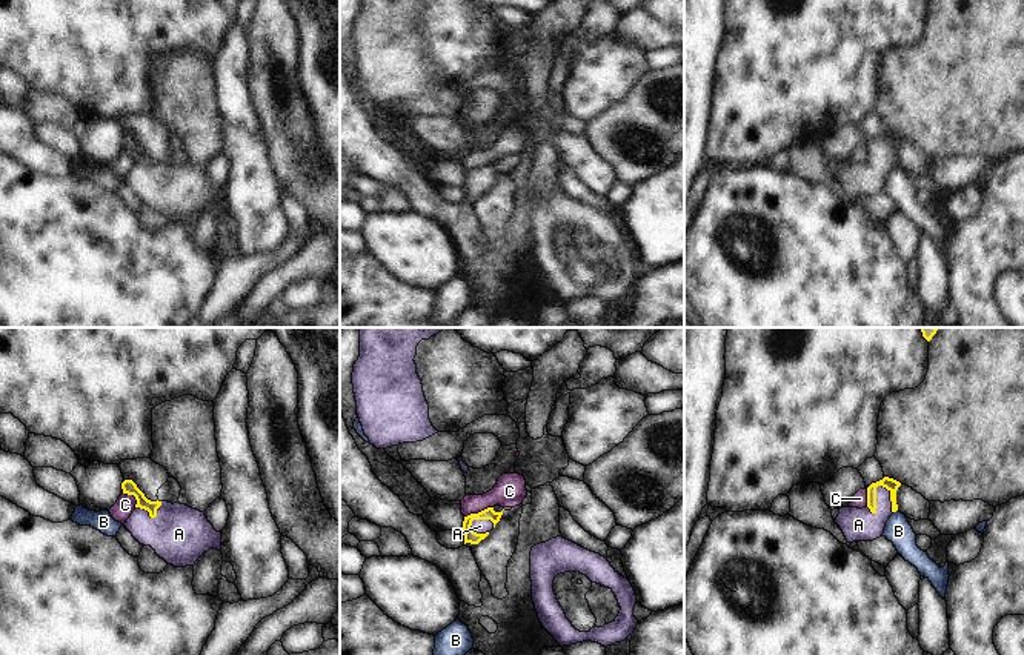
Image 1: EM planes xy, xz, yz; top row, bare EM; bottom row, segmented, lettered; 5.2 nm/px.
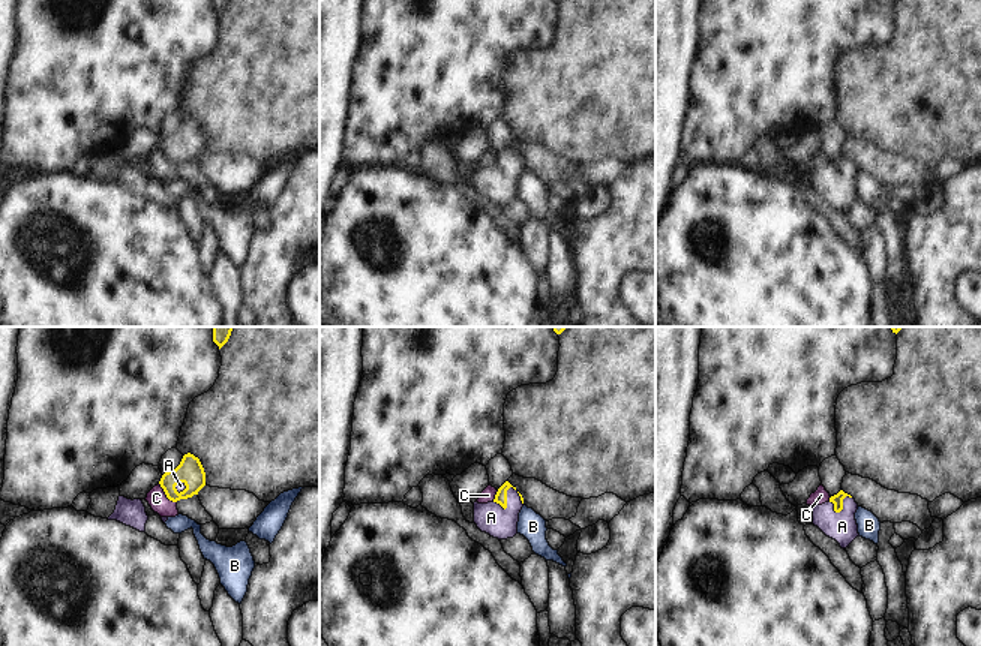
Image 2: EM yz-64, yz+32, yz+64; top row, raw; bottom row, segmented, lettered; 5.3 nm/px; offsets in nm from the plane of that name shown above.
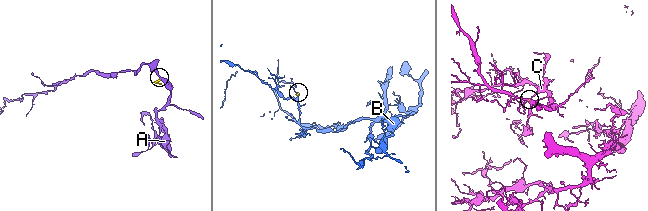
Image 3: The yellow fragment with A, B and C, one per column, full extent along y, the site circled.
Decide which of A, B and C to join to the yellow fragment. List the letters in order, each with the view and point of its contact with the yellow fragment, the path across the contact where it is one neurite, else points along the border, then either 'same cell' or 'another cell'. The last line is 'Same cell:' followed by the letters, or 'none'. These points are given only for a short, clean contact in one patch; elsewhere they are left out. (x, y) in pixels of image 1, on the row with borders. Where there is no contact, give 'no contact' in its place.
A: meets yellow in yz at (891, 497); runs through yz (891, 485), (891, 497), (863, 525), (858, 525); same cell
B: meets yellow in yz at (895, 511); border along yz (897, 509), (894, 512); another cell
C: meets yellow in xz at (478, 512); border along xz (492, 506), (465, 517); another cell
Same cell: A

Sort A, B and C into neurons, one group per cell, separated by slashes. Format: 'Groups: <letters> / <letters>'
Groups: A / B / C.

